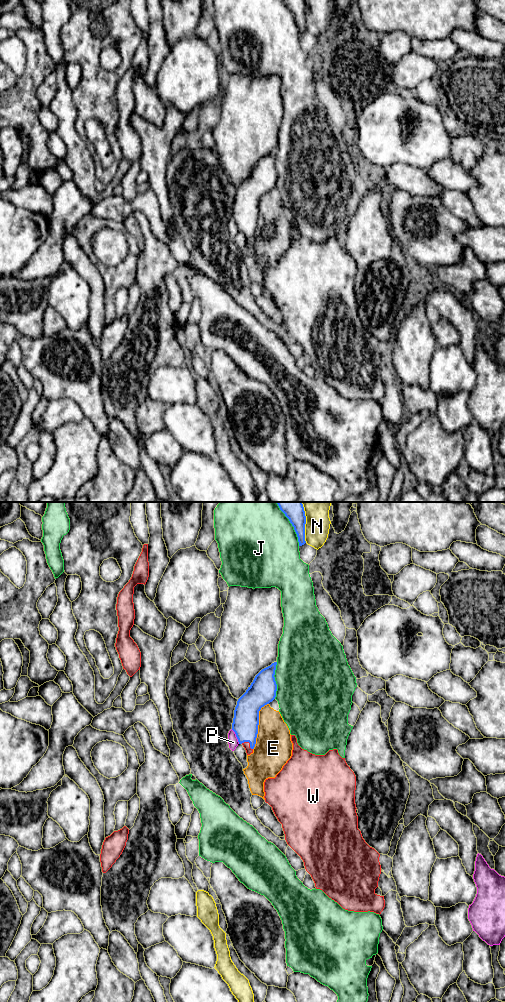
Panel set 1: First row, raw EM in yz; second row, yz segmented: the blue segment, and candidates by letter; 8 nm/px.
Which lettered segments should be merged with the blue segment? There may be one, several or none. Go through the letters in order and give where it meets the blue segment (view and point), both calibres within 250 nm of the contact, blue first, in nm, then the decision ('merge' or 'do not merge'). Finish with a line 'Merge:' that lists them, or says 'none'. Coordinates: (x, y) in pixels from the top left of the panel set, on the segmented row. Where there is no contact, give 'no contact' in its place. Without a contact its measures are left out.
E: contact yz (258, 724); calibres 200 and 300 nm; do not merge
J: contact yz (291, 523); calibres 190 and 500 nm; do not merge
N: contact yz (305, 522); calibres 190 and 220 nm; do not merge
P: contact yz (236, 736); calibres 200 and 80 nm; do not merge
W: contact yz (248, 741); calibres 200 and 60 nm; merge
Merge: W

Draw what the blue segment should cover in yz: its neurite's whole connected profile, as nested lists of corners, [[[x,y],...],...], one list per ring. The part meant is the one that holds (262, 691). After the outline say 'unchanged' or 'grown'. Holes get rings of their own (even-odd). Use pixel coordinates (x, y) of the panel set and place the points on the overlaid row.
[[[277,662],[262,669],[246,692],[238,699],[234,710],[232,730],[247,755],[253,753],[259,725],[259,711],[276,697],[275,670]]]; grown

